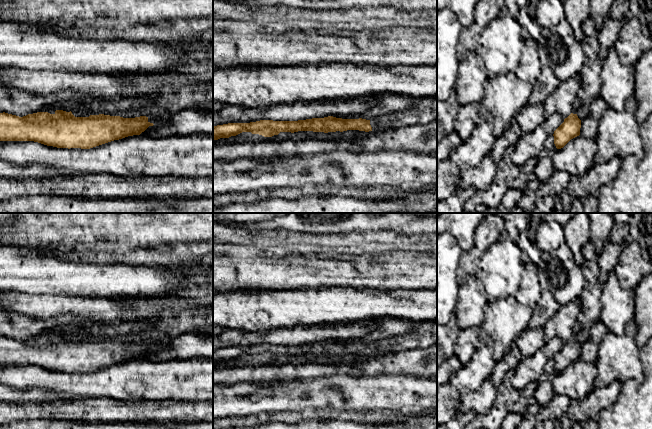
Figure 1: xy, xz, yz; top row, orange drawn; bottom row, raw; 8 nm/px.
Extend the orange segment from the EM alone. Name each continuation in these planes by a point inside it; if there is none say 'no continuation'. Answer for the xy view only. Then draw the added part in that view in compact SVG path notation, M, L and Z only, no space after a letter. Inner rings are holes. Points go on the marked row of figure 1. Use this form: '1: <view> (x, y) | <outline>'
1: xy (156, 120) | M149 116L148 117L148 122L153 123L153 124L163 124L165 123L165 119L161 116Z

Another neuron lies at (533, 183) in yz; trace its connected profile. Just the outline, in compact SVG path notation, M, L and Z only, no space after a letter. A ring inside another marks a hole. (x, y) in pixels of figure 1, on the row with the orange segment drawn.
M535 173L529 174L526 180L526 188L522 191L522 196L518 206L526 213L532 213L535 208L537 190L541 184Z

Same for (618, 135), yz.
M634 96L628 100L628 106L622 112L608 108L603 113L595 138L598 146L594 158L595 163L603 164L614 157L623 160L630 155L635 155L638 158L644 156L640 125L635 118L635 113Z

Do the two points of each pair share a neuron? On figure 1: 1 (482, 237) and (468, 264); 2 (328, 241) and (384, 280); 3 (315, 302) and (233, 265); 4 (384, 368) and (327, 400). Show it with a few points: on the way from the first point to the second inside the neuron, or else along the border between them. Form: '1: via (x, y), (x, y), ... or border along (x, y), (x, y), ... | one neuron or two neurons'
1: via (481, 244), (472, 257) | one neuron
2: border along (362, 254), (351, 256) | two neurons
3: border along (312, 288), (305, 290), (265, 290) | two neurons
4: border along (393, 374), (346, 376) | two neurons

